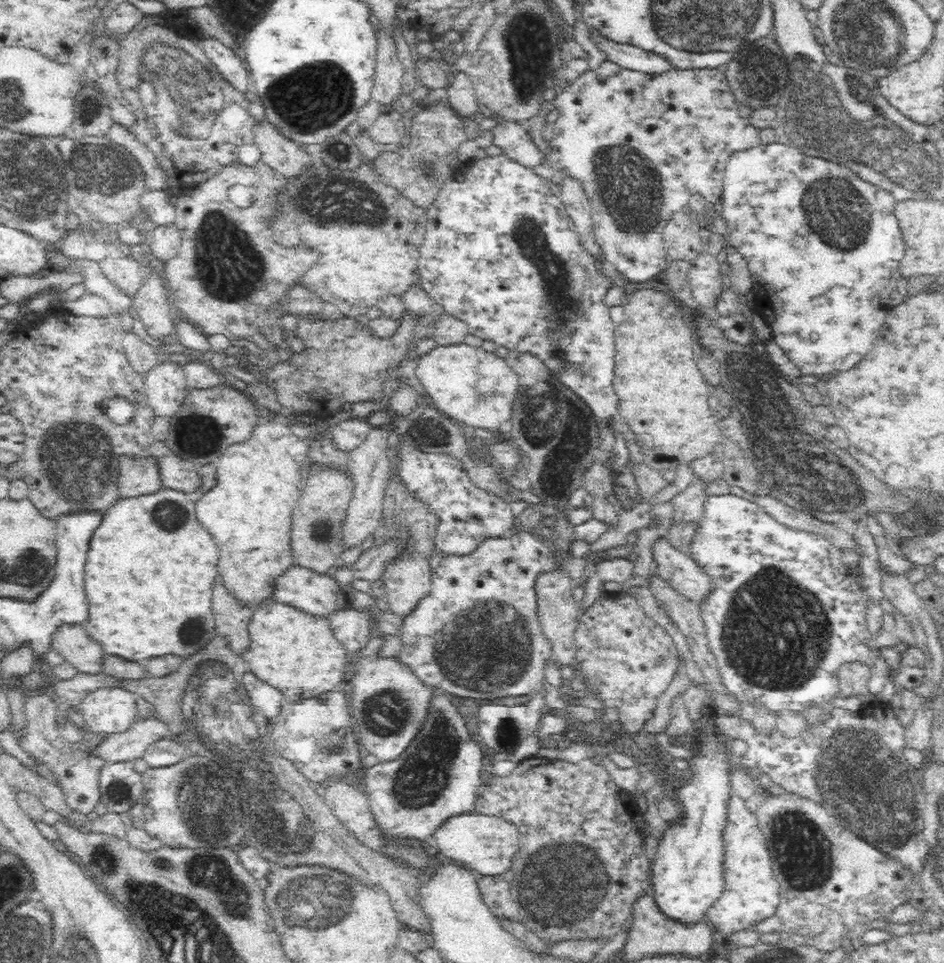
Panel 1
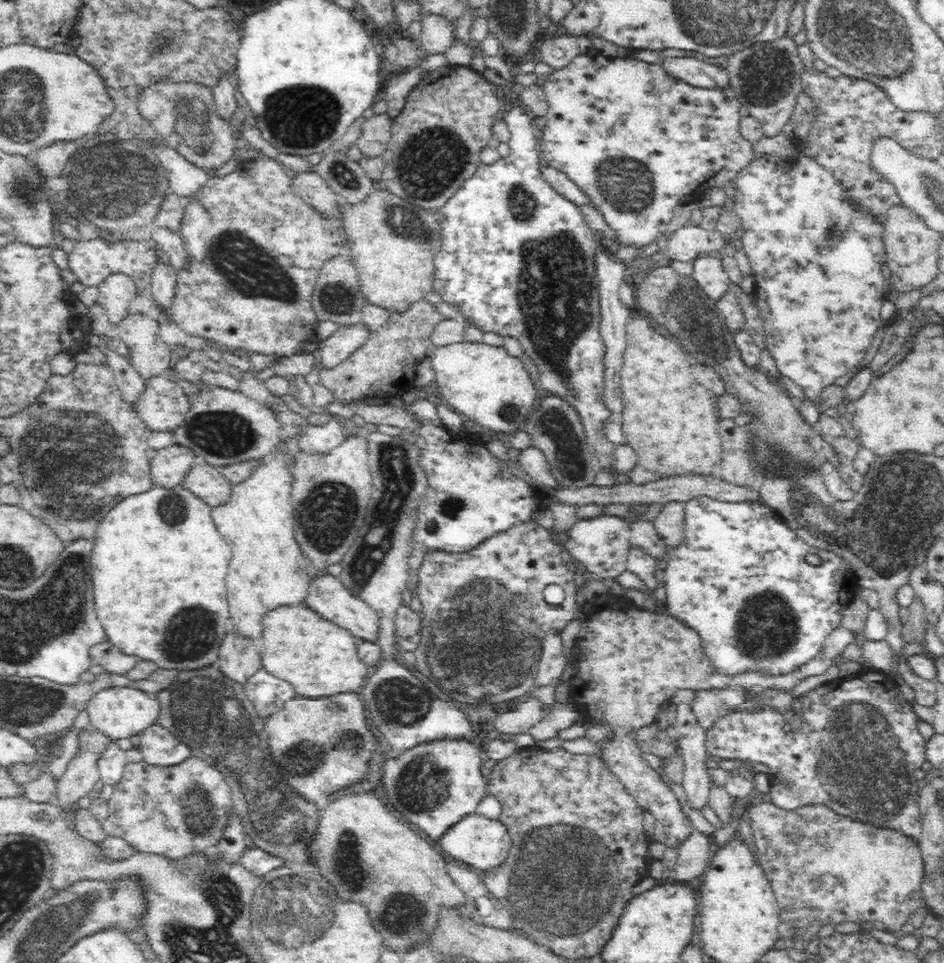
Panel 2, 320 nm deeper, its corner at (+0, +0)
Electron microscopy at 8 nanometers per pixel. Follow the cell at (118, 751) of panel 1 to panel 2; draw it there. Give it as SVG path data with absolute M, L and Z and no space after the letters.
M85 727L78 732L78 750L67 764L63 776L57 782L56 793L53 796L57 806L60 806L61 810L64 811L67 816L74 810L76 802L80 798L93 794L94 784L100 780L98 761L102 758L102 754L106 752L106 748L108 748L110 744L115 744L118 748L125 751L134 748L130 737L114 741L100 731L94 732L94 730L88 730L88 728Z

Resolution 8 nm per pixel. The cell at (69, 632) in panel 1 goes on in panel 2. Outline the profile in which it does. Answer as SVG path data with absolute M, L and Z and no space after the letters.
M108 640L91 646L89 655L94 664L98 664L102 670L112 674L125 675L138 661L137 657L124 654L118 647L112 646Z

